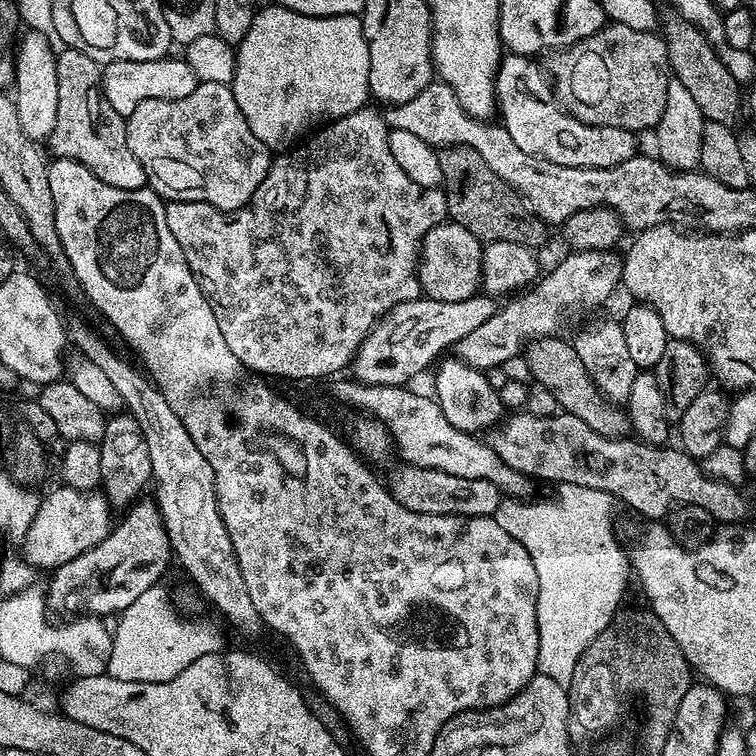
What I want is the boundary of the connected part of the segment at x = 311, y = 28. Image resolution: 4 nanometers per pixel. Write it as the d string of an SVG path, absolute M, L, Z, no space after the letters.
M275 2L269 3L269 8L261 7L255 13L253 24L246 33L246 38L236 48L236 73L231 82L232 93L238 102L238 110L250 122L250 130L261 140L269 150L288 150L297 142L303 141L313 130L319 129L325 124L342 118L346 114L354 114L354 110L365 107L369 103L370 93L370 50L366 46L364 37L364 21L359 15L355 16L307 16L298 14L289 8L278 6Z

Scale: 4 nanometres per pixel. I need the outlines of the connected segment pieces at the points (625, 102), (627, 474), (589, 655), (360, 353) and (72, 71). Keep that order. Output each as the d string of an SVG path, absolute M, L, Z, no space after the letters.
M609 23L593 36L553 51L548 57L546 71L560 107L582 122L643 134L647 128L648 131L655 129L662 118L662 110L666 110L666 90L670 79L668 43L655 31L630 30L630 26Z
M528 410L509 415L502 426L491 433L493 436L490 438L490 445L498 454L498 458L502 458L506 466L510 466L510 470L518 470L531 476L536 482L549 480L552 486L573 484L607 492L613 501L620 503L621 500L626 507L633 508L640 516L645 516L645 521L648 522L663 521L677 504L702 506L702 510L706 510L713 520L724 526L738 524L745 519L743 516L748 512L748 500L740 493L741 489L735 484L711 480L703 467L679 447L676 449L672 448L673 446L646 444L639 438L606 438L590 430L590 426L582 422L582 418L567 414L556 415L560 416L531 416Z
M647 607L628 608L617 611L616 615L586 646L582 658L578 658L578 666L574 666L574 674L568 683L568 701L570 702L570 718L568 719L568 733L573 745L592 744L596 736L603 732L612 732L628 716L628 711L635 706L636 700L644 703L644 736L655 746L663 745L672 729L674 718L678 714L678 706L686 690L694 683L694 673L688 667L682 650L678 650L678 642L670 638L666 626Z
M487 294L471 296L466 302L438 302L427 298L402 302L379 320L352 357L351 379L357 384L374 386L407 385L411 376L426 371L428 367L431 369L445 355L443 352L447 348L449 351L459 340L466 338L466 334L482 326L497 307L497 301Z
M65 47L56 52L56 69L58 70L58 122L54 122L54 130L48 135L47 147L52 147L52 156L62 160L82 162L102 182L110 186L118 186L122 190L138 190L148 183L142 170L142 162L130 154L130 146L126 142L126 120L106 102L104 90L100 87L102 75L101 65L95 64L90 57L78 48Z

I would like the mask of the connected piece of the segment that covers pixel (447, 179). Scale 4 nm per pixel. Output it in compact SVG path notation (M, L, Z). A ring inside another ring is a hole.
M454 146L439 149L439 154L444 179L442 191L448 197L448 215L451 223L466 226L466 230L470 230L470 234L477 236L481 242L490 240L518 242L530 249L539 249L539 244L547 238L548 232L550 232L549 225L532 213L525 197L515 192L501 176L494 174L494 170L490 170L490 166L486 166L486 158L482 158L482 154L478 154L478 150L470 150L470 146Z

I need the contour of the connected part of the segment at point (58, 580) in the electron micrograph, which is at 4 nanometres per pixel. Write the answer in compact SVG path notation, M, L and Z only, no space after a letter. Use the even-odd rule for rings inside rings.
M140 498L127 509L124 517L119 517L118 523L108 533L106 539L98 542L90 550L78 554L70 562L66 562L60 568L51 573L52 581L46 584L46 603L53 613L56 612L76 612L72 614L87 614L89 616L99 616L108 618L108 615L119 614L126 610L132 602L137 601L146 590L161 583L160 575L167 568L168 563L173 563L174 555L164 528L163 518L156 507L155 499Z

